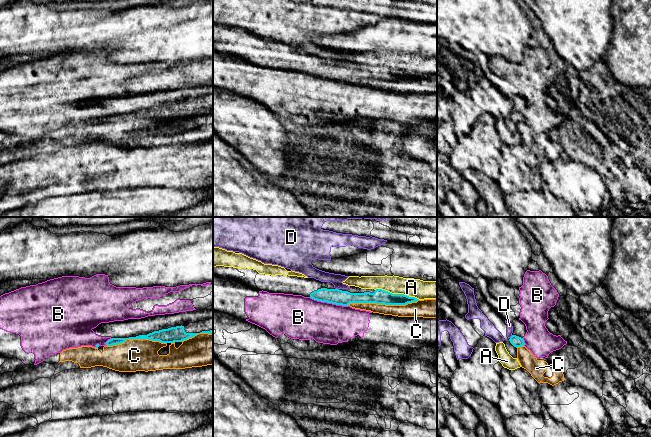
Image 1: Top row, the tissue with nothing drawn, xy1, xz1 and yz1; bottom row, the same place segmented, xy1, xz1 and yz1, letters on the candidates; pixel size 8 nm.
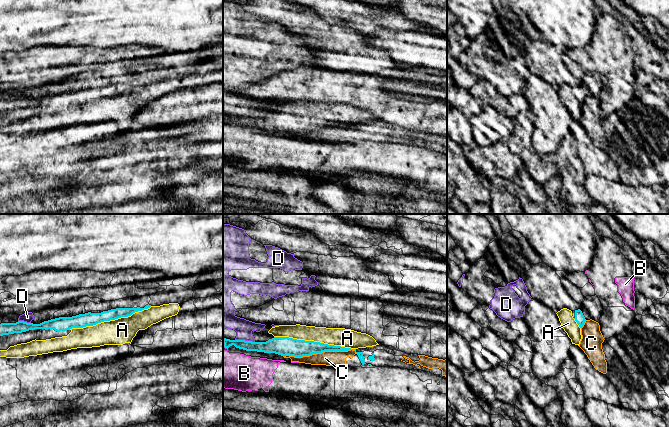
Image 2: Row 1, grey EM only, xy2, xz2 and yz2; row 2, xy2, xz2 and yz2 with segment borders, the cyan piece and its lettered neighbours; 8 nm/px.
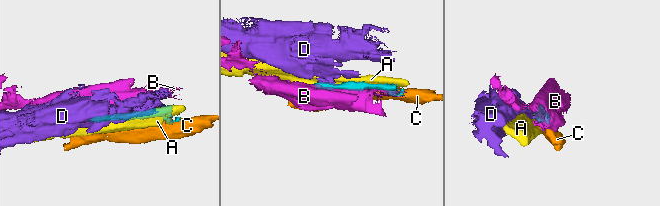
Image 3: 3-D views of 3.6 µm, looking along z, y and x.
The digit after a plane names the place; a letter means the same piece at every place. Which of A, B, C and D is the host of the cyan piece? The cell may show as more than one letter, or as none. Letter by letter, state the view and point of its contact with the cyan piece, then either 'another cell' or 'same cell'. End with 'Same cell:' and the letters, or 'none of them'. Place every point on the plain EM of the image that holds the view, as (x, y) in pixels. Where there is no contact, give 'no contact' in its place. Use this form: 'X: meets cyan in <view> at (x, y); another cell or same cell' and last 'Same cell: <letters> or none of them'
A: meets cyan in xy2 at (110, 95); same cell
B: meets cyan in xz1 at (328, 78); another cell
C: meets cyan in xz2 at (319, 128); another cell
D: meets cyan in xz2 at (244, 116); another cell
Same cell: A

